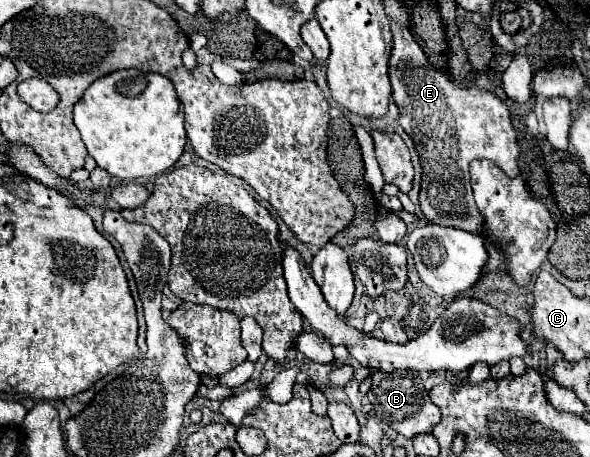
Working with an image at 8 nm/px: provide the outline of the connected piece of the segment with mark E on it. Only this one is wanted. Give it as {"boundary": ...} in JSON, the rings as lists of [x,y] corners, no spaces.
{"boundary":[[[393,22],[391,32],[393,52],[389,60],[389,78],[399,108],[399,124],[413,138],[423,166],[419,194],[421,212],[431,224],[455,226],[487,240],[487,234],[483,232],[483,216],[479,216],[473,200],[469,162],[473,158],[489,158],[509,178],[519,174],[517,130],[511,122],[511,114],[497,96],[483,88],[455,86],[427,60],[407,26]]]}

